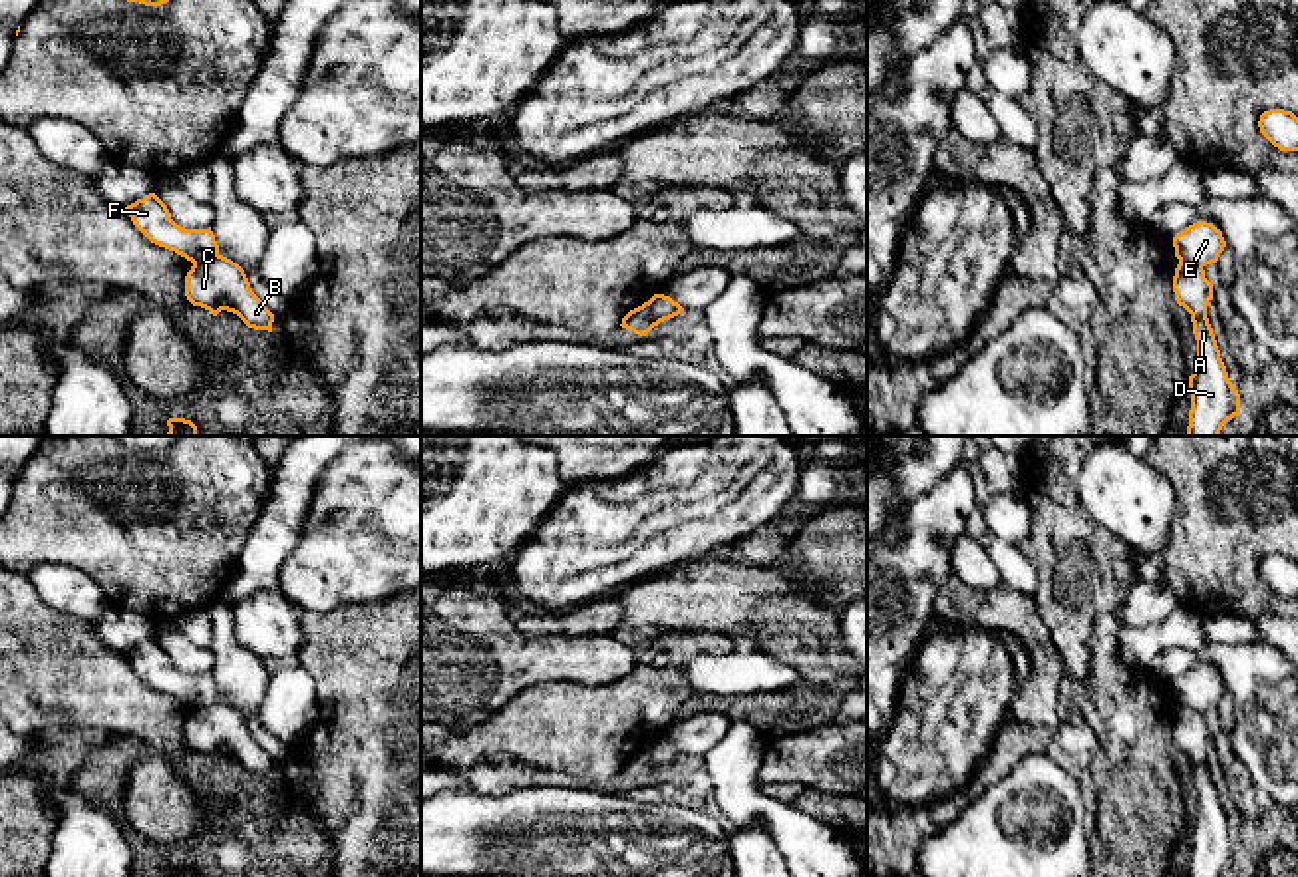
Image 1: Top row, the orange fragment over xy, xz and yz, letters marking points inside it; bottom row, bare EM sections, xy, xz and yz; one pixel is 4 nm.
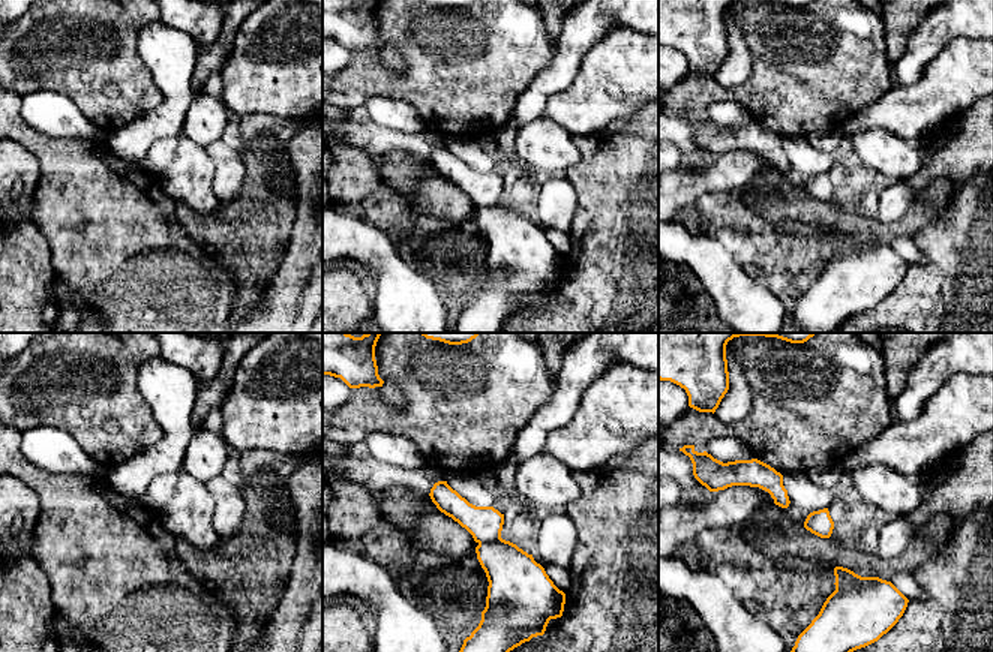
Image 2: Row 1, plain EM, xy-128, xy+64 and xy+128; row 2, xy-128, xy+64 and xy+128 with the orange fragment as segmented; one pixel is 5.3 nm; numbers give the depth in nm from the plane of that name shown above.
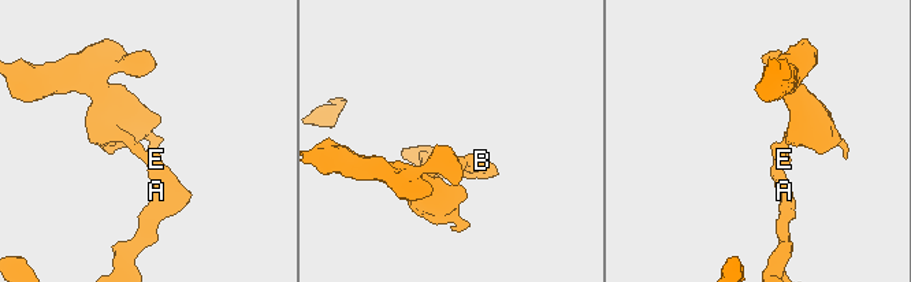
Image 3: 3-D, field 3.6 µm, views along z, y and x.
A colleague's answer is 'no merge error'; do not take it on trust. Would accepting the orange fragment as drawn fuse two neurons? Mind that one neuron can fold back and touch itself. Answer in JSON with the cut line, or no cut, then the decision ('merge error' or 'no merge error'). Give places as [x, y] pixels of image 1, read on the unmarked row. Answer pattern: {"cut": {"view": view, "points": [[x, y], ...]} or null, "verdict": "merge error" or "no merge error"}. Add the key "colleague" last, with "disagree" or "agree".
{"cut": {"view": "xy", "points": [[219, 701], [193, 710]]}, "verdict": "merge error", "colleague": "disagree"}

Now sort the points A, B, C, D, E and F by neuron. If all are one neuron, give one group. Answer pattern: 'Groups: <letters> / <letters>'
Groups: A B C D / E F

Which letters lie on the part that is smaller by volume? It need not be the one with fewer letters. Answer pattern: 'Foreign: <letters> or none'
Foreign: A, B, C, D

